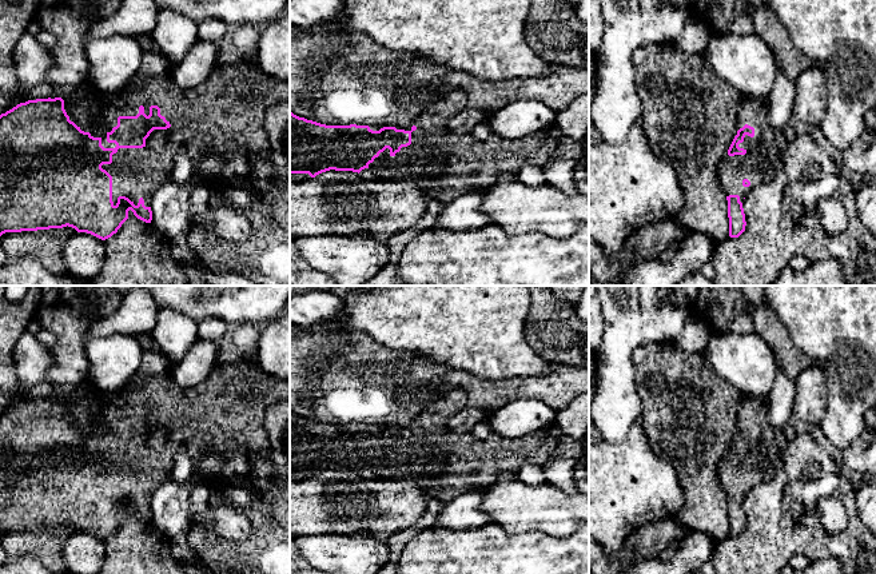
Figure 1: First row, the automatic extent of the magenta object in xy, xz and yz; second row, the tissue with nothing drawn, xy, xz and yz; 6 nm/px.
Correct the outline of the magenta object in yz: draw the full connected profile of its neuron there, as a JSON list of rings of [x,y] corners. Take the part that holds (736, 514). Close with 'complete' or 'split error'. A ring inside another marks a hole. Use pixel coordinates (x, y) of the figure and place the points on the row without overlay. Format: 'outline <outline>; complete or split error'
outline [[[745,395],[736,416],[737,434],[717,465],[718,481],[728,499],[730,537],[745,530],[745,494],[772,481],[784,469],[789,431],[773,427],[768,411],[768,398]]]; split error

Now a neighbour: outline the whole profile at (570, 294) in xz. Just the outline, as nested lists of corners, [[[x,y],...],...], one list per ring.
[[[550,286],[554,295],[574,307],[582,294],[585,286]]]

